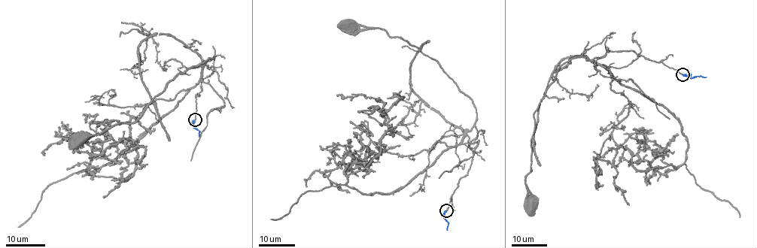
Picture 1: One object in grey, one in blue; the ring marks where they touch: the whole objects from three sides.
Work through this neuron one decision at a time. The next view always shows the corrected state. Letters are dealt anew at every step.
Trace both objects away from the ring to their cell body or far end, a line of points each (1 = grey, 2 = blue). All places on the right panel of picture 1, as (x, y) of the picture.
1: (682, 74), (631, 51), (606, 51), (601, 57), (563, 62), (533, 115), (530, 171), (525, 179), (529, 204)
2: (682, 74), (691, 78), (706, 77)

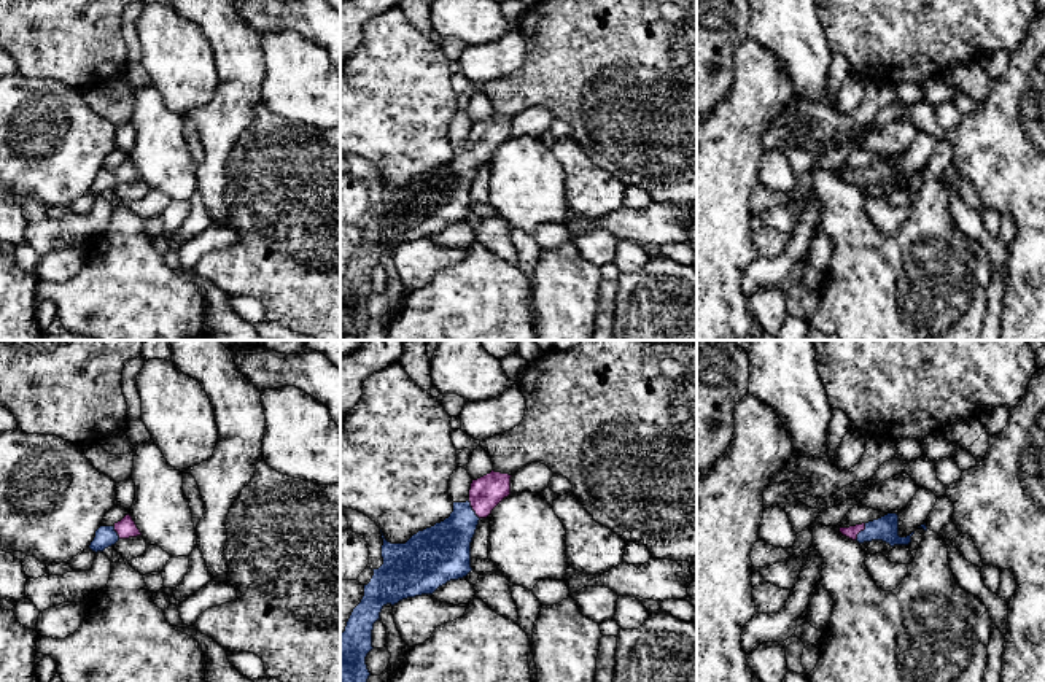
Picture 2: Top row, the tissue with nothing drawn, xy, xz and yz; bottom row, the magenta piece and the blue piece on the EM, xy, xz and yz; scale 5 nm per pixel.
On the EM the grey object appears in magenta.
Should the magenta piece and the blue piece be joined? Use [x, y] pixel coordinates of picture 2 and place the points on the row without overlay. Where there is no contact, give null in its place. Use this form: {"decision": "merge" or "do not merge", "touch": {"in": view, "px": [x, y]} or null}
{"decision": "merge", "touch": {"in": "yz", "px": [861, 174]}}

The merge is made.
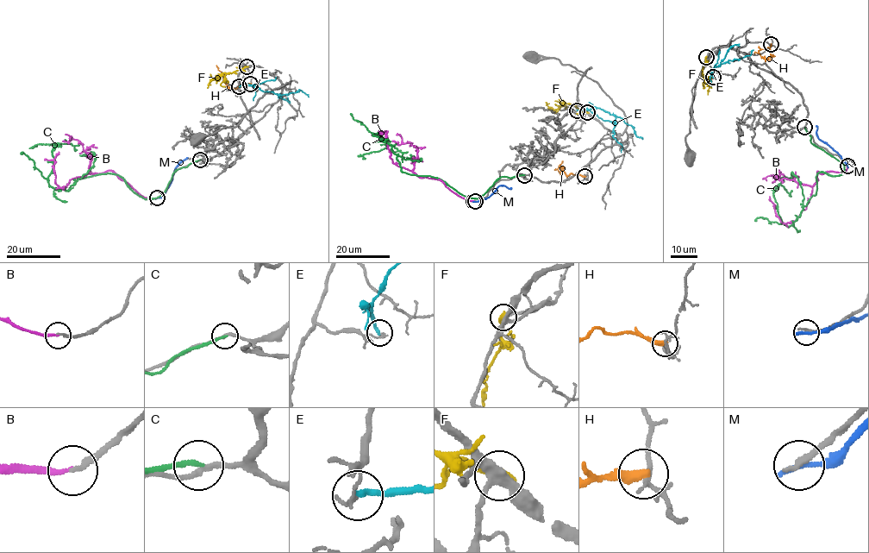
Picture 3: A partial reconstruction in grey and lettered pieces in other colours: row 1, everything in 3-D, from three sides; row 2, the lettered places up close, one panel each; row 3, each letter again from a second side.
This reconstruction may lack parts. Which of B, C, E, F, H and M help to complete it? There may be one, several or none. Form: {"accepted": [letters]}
{"accepted": ["B"]}

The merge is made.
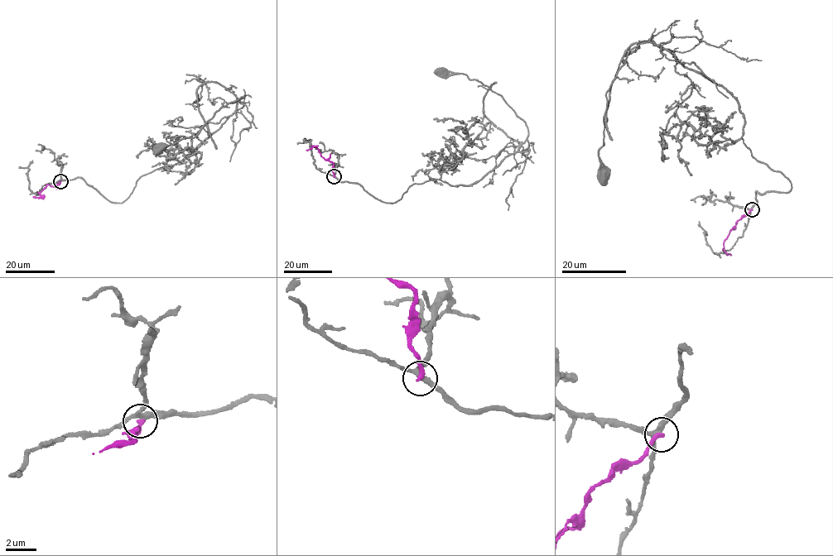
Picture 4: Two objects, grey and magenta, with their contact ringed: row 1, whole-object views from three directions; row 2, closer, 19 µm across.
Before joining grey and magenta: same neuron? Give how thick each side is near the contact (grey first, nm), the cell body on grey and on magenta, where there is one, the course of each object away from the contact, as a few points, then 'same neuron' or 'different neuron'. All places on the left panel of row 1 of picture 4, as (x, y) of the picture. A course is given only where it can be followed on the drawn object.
calibres 260 and 260 nm; soma grey (159, 147); soma magenta none; course grey (60, 180), (81, 177), (122, 203), (142, 174), (196, 149), (244, 96), (194, 136), (161, 148); course magenta (60, 180), (59, 184), (47, 184), (39, 197), (33, 196); different neuron

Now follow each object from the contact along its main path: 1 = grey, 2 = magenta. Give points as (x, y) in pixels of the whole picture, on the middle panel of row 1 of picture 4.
1: (334, 176), (394, 203), (415, 184), (471, 184), (516, 151), (527, 124), (500, 94), (464, 74), (442, 71)
2: (334, 176), (333, 163), (321, 156), (314, 146), (306, 150)

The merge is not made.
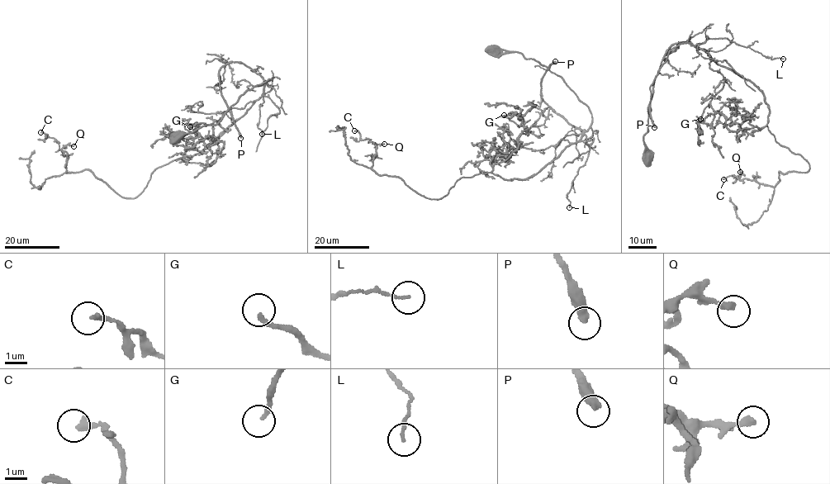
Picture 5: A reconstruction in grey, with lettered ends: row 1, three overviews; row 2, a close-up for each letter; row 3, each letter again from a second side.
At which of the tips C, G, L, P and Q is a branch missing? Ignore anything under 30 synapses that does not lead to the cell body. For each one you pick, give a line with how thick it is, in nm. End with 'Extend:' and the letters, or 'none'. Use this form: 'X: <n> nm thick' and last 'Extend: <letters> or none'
G: 190 nm thick
P: 360 nm thick
Extend: G, P

